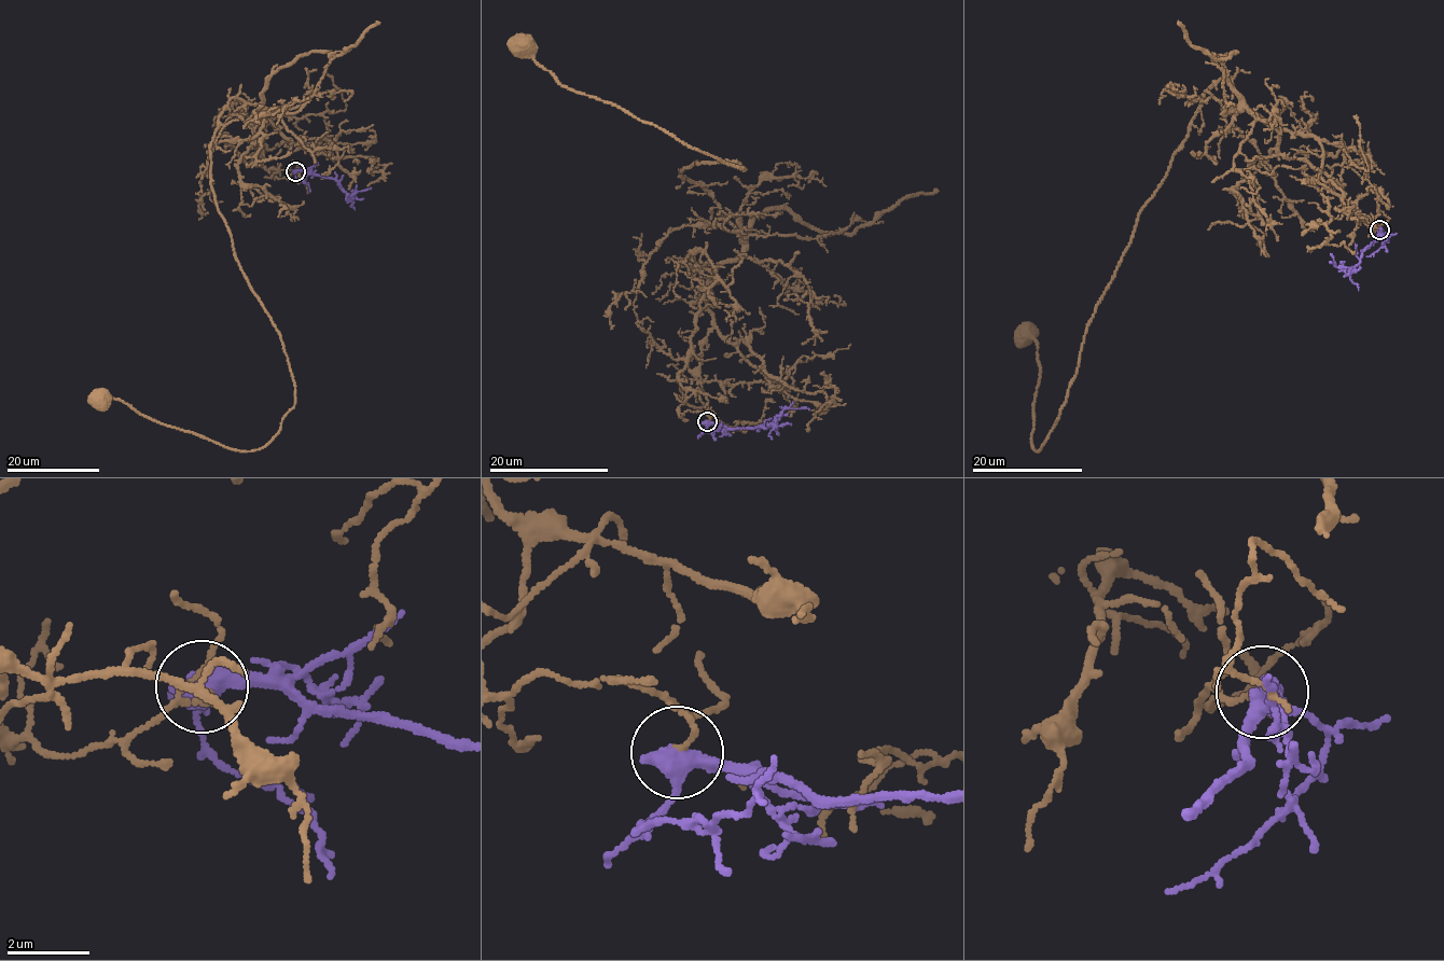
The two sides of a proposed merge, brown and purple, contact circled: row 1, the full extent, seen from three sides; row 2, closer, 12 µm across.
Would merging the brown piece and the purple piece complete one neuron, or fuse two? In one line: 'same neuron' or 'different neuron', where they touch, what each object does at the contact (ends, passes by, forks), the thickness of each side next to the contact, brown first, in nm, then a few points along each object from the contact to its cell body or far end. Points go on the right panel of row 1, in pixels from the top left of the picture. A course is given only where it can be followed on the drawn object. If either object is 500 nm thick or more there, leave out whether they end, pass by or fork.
different neuron | (1379, 230) | brown ends | purple passes by | 110/480 nm | brown via (1378, 230), (1323, 173), (1279, 152), (1279, 136), (1221, 78), (1138, 216), (1039, 450), (1041, 372), (1024, 335) | purple via (1379, 231), (1355, 266), (1345, 267), (1331, 261)

